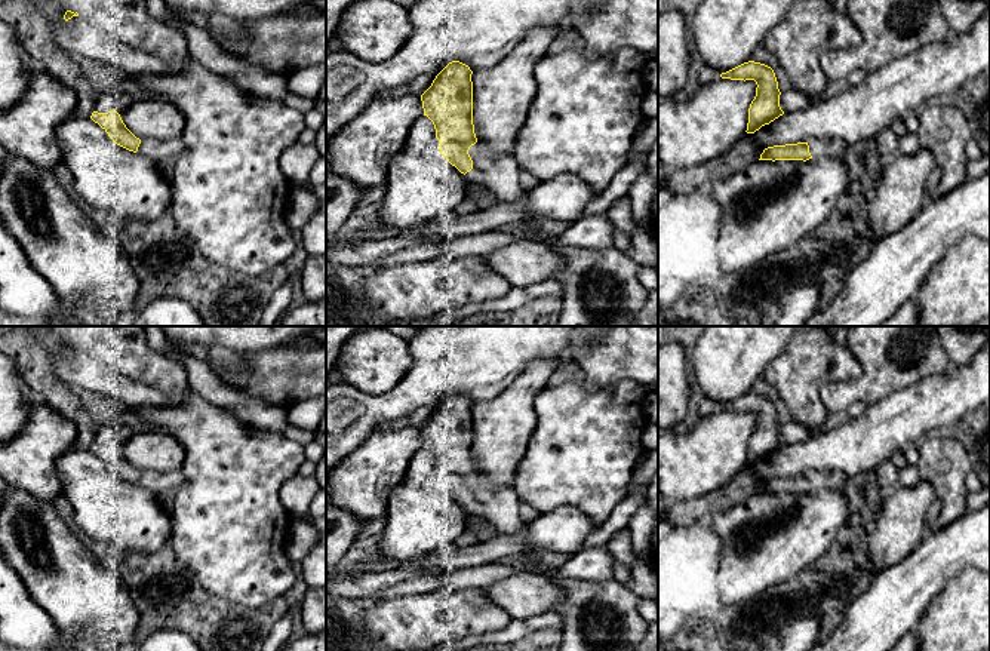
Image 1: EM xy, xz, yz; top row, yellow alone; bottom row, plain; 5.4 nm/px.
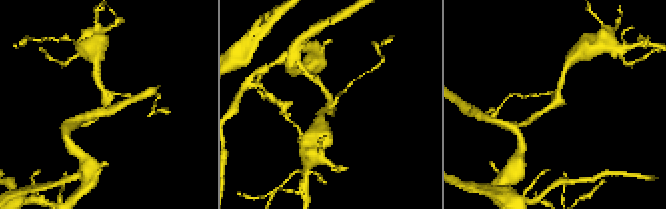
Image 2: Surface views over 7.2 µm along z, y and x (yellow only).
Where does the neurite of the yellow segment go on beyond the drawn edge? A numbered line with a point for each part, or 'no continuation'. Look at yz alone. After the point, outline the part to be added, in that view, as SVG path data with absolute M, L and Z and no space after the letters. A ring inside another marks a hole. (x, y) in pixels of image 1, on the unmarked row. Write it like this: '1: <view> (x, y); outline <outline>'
1: yz (817, 479); outline M811 472L808 475L809 477L809 485L812 489L821 489L821 488L828 488L828 489L839 489L845 488L842 483L842 477L845 475L842 472Z

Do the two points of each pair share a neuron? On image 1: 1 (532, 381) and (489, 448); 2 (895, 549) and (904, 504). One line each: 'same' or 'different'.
1: same
2: same

